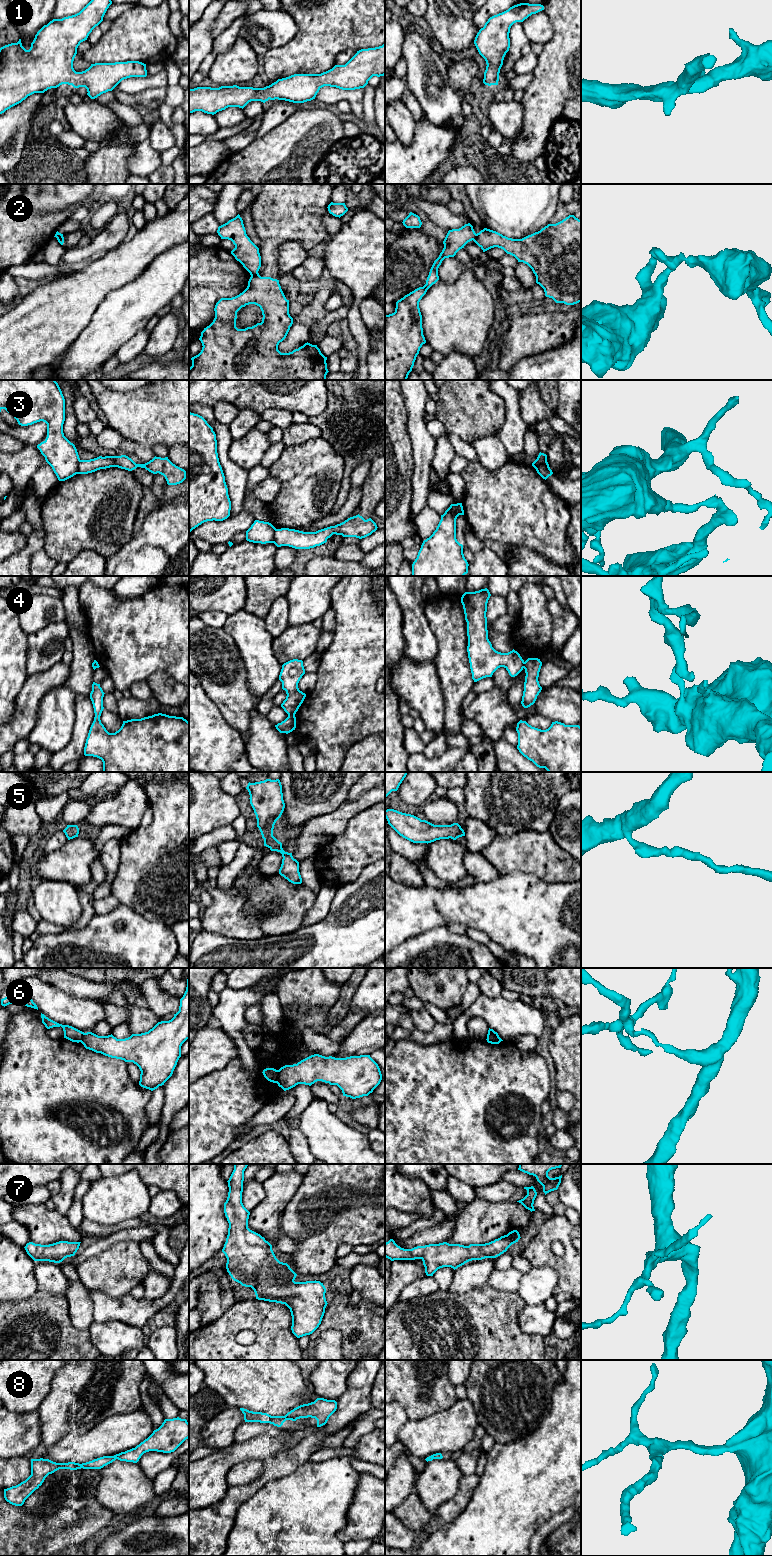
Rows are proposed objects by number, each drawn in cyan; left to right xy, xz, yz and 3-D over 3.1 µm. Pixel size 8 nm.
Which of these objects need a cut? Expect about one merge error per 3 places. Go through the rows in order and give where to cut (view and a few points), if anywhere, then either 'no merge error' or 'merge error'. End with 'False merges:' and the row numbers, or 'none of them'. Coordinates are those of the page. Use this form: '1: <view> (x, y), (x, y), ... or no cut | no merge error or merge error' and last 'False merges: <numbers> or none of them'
1: no cut | no merge error
2: xz (257, 272), (251, 276) | merge error
3: xy (80, 460), (76, 473) | merge error
4: xz (288, 714), (294, 715) | merge error
5: no cut | no merge error
6: xz (278, 1070), (276, 1082) | merge error
7: no cut | no merge error
8: no cut | no merge error
False merges: 2, 3, 4, 6

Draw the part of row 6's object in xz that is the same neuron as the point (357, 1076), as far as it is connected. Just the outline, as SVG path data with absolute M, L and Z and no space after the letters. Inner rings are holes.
M319 1054L311 1055L297 1064L285 1065L278 1070L277 1084L284 1091L298 1084L311 1086L317 1081L337 1085L343 1096L352 1099L368 1096L380 1084L382 1074L378 1064L370 1055L350 1056L346 1058L325 1057Z

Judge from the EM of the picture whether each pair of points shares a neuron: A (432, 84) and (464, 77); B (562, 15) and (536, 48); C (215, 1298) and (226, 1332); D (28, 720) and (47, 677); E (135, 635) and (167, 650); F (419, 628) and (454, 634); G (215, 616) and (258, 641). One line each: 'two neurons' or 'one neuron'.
A: two neurons
B: two neurons
C: two neurons
D: one neuron
E: one neuron
F: two neurons
G: two neurons

